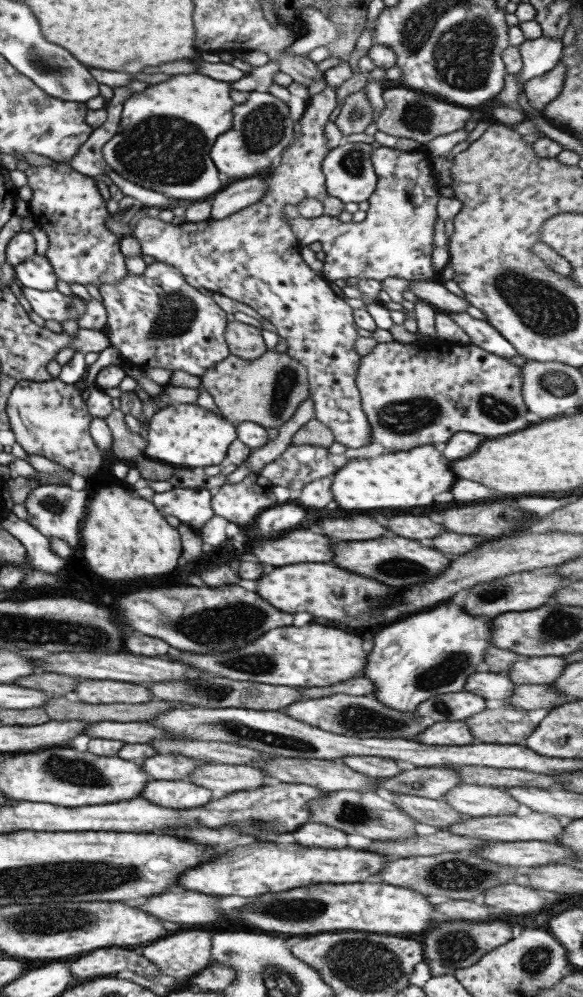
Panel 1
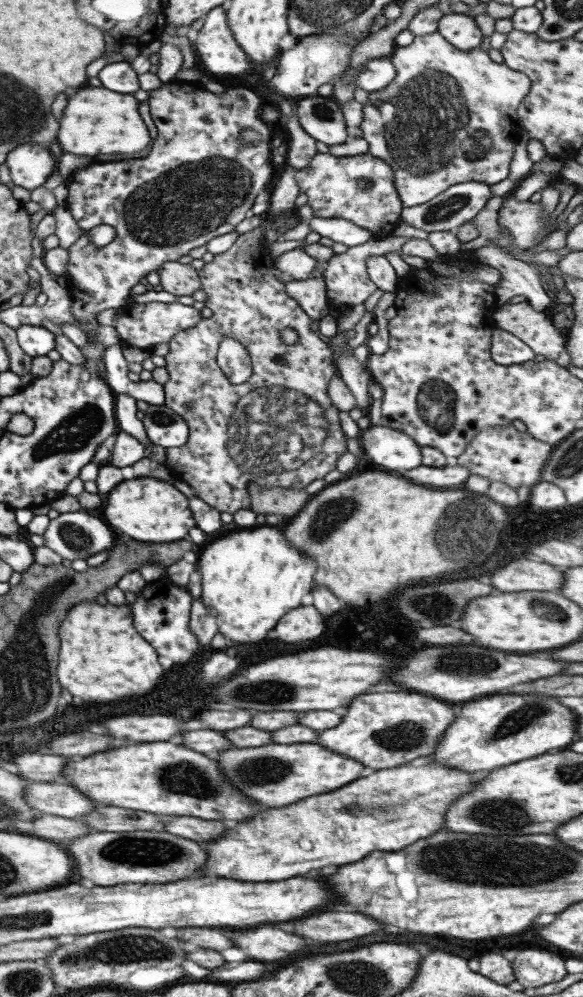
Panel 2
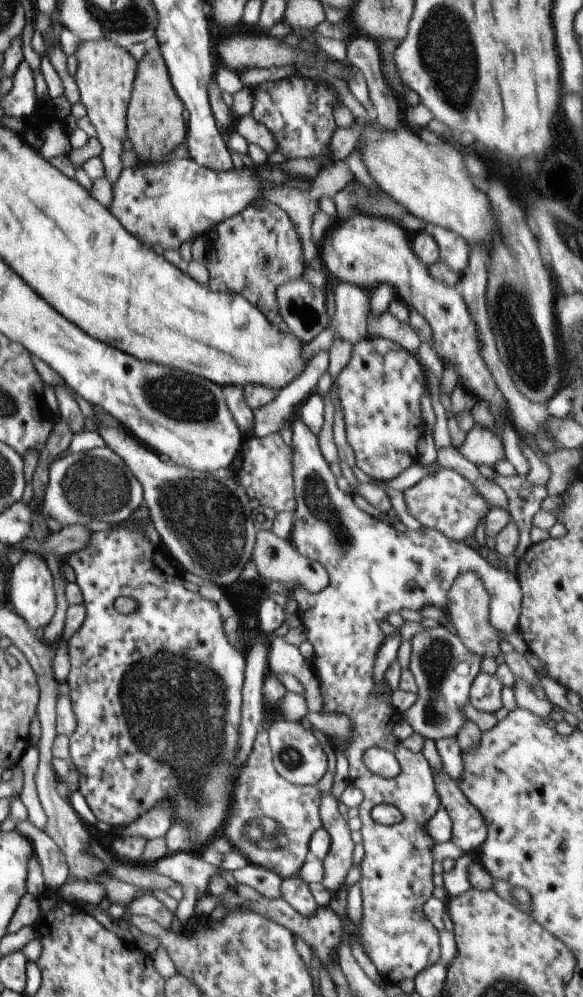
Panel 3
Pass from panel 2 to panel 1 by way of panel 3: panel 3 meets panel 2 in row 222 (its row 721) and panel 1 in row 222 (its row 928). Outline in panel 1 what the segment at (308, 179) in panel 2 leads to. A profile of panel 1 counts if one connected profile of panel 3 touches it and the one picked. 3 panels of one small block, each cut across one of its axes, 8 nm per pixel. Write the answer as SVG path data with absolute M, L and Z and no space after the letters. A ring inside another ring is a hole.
M381 146L372 151L377 186L369 198L369 209L362 222L342 222L337 217L287 218L300 246L320 242L325 259L323 274L329 281L347 278L374 279L405 278L433 280L439 272L432 265L437 202L441 197L438 179L428 169L429 156L419 151L401 151Z

